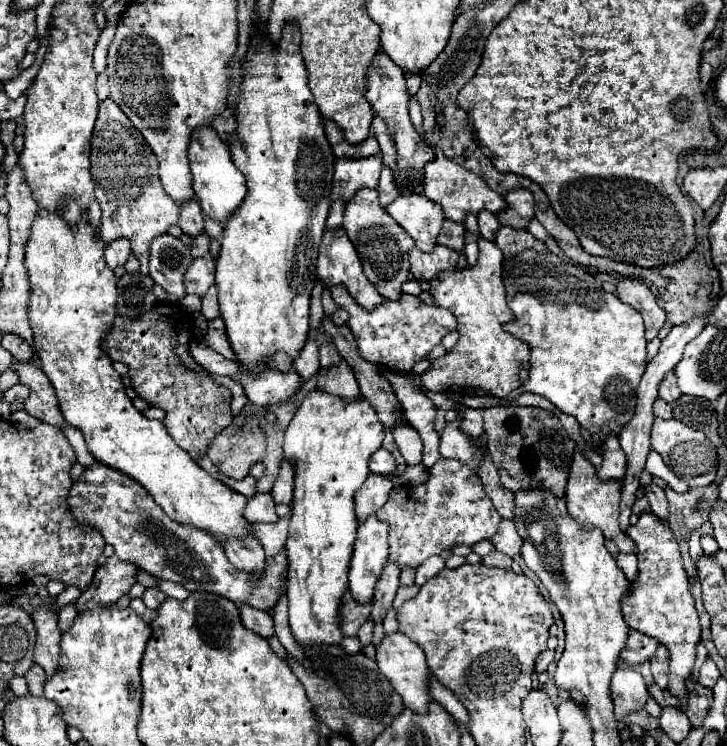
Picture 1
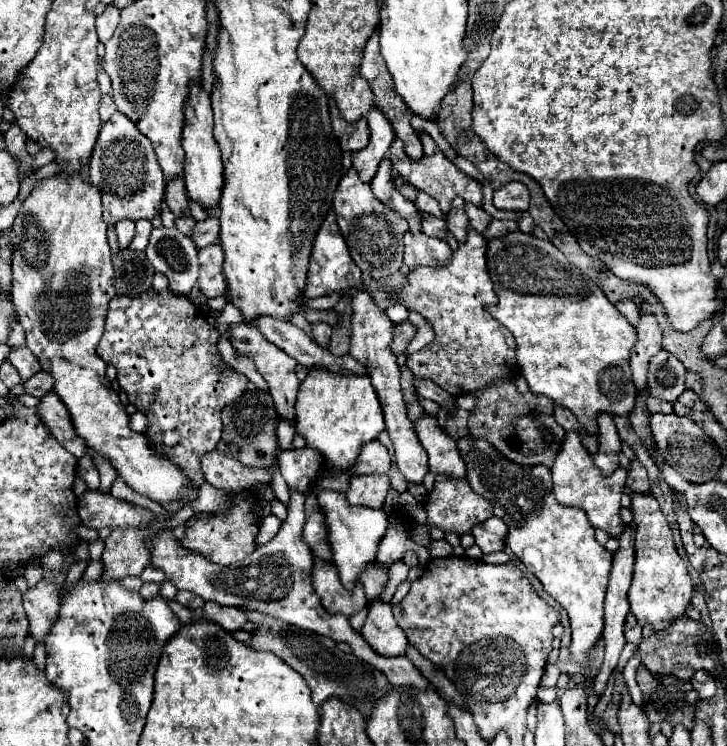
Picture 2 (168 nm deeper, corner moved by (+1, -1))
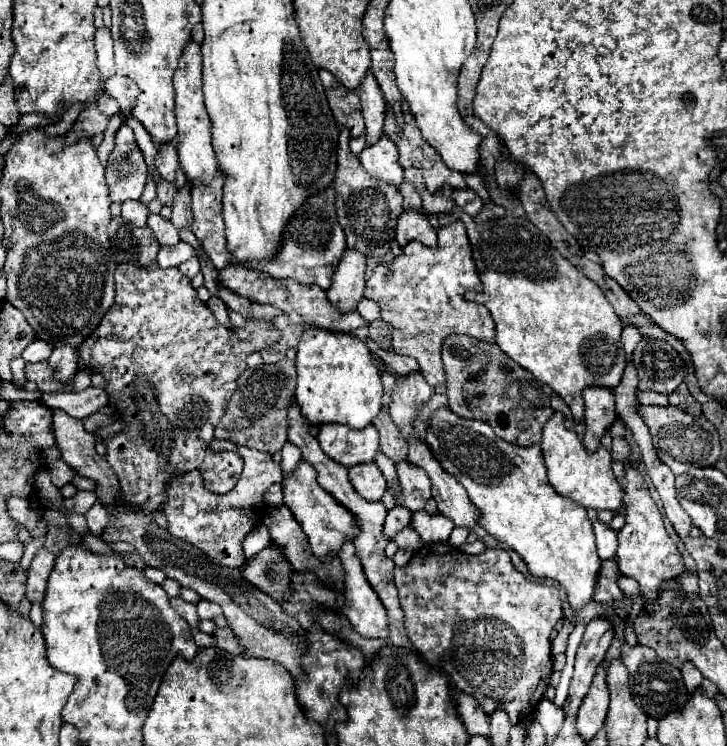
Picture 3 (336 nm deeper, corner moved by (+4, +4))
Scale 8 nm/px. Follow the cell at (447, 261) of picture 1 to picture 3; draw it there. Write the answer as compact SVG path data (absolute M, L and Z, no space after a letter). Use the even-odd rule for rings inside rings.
M404 210L396 224L396 242L404 246L410 240L418 240L426 246L436 246L436 230L432 228L428 214L418 210Z

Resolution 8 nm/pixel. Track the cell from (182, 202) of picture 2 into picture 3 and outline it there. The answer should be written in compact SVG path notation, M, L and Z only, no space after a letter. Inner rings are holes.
M174 142L158 146L158 154L154 158L154 164L156 164L162 178L174 180L174 174L176 174L176 168L178 168L178 154L176 154Z

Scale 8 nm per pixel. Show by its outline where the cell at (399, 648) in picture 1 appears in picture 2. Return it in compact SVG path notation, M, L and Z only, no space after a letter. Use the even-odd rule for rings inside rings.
M375 597L369 607L369 615L361 635L369 643L369 647L383 657L405 655L405 649L409 645L405 631L397 625L391 613L391 605L383 603L379 597Z

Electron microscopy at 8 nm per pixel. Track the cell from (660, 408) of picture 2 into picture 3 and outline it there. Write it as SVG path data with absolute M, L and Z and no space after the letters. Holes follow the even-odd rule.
M640 392L638 394L640 404L656 404L656 406L668 406L668 398L658 392Z

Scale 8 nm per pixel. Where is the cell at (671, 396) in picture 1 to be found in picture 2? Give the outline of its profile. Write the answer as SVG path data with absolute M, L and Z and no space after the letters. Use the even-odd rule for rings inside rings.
M659 351L649 361L647 383L653 397L673 403L685 391L685 367L675 355Z

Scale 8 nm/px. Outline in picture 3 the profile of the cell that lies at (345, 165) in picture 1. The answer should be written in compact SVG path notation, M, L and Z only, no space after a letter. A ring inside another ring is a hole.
M368 72L358 88L360 94L360 108L362 116L366 120L366 146L374 144L378 136L384 130L384 112L386 112L386 102L382 98L382 90L378 88L378 82L374 80L372 72Z

